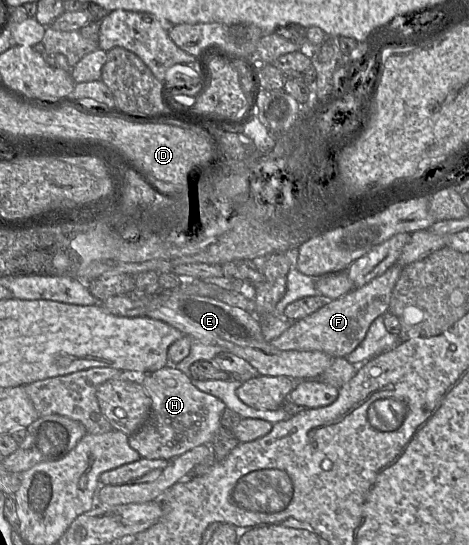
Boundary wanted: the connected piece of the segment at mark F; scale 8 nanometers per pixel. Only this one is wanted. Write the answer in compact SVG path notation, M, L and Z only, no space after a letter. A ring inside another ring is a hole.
M395 263L364 286L327 301L313 314L293 321L286 331L270 343L282 351L321 351L332 358L346 358L364 340L371 323L388 311L392 290L402 268Z

